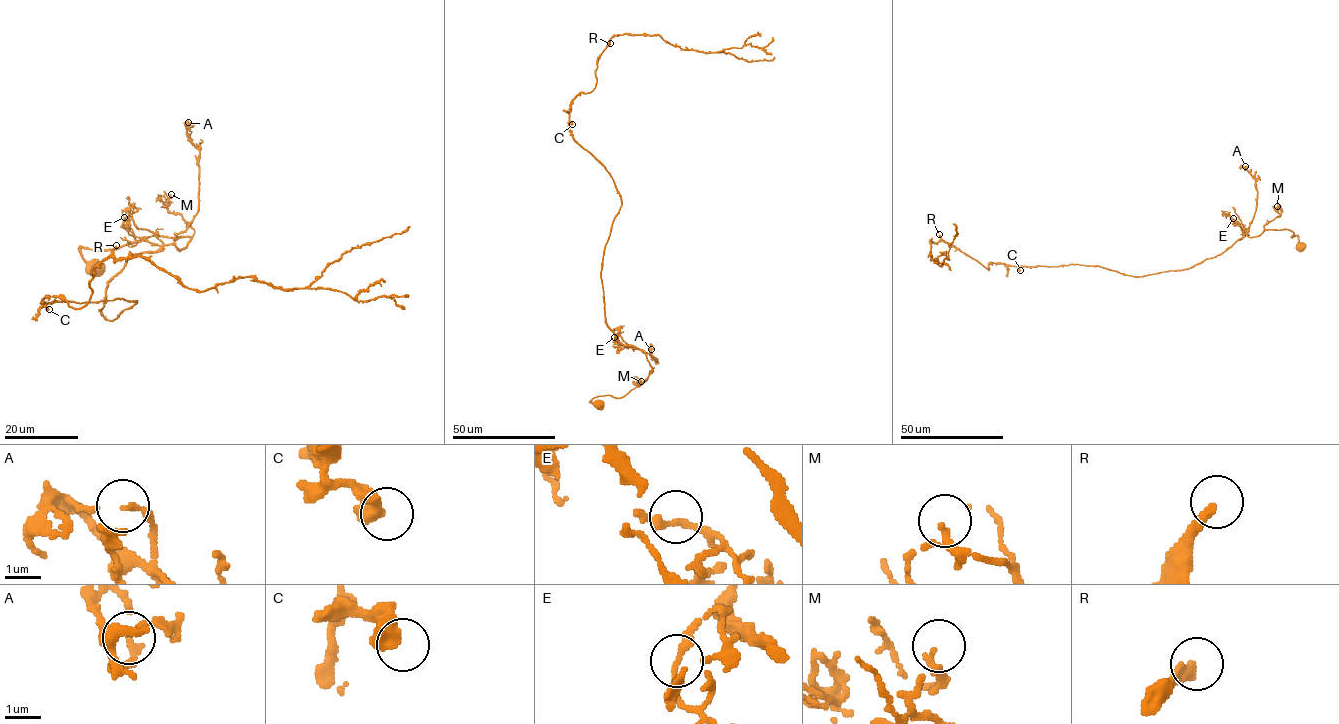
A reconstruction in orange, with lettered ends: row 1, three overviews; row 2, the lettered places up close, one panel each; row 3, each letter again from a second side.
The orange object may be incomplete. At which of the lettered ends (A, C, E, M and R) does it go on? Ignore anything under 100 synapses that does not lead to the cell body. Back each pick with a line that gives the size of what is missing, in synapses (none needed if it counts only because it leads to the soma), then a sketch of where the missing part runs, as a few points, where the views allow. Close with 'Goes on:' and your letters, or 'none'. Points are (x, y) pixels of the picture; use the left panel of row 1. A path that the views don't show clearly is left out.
R: about 250 synapses; missing branch runs (116, 245), (162, 234), (251, 258), (318, 253), (356, 260), (389, 248), (406, 245), (415, 255), (423, 248)
Goes on: R

